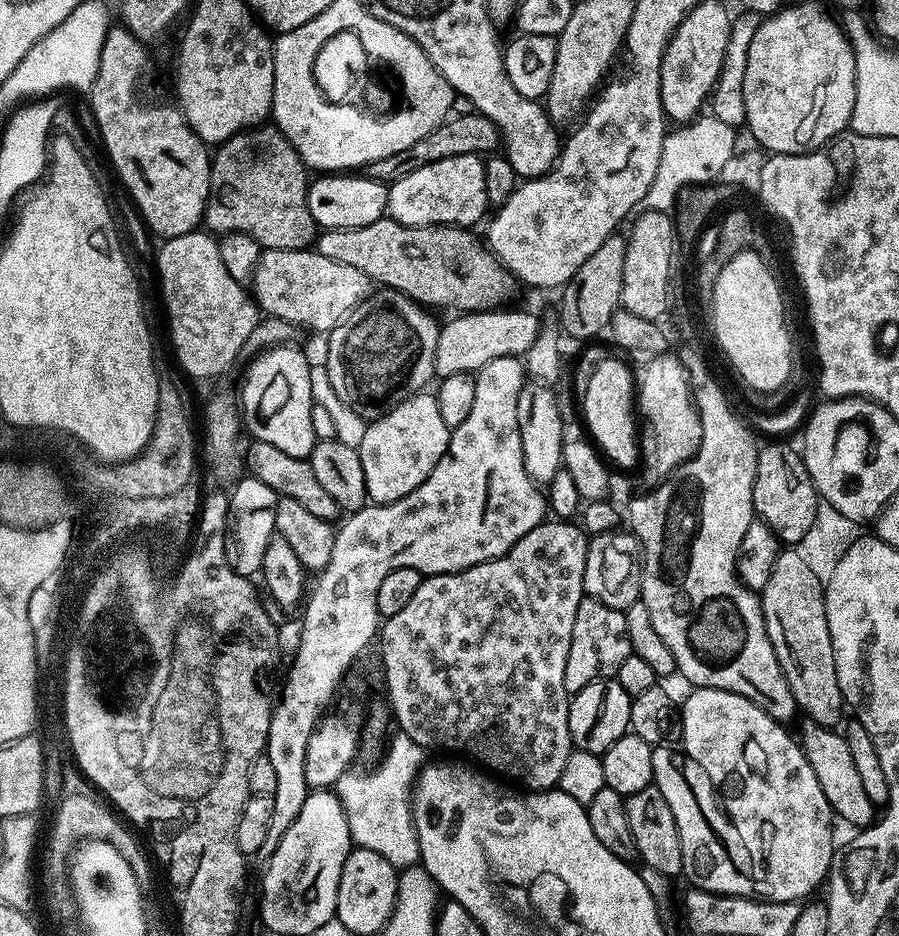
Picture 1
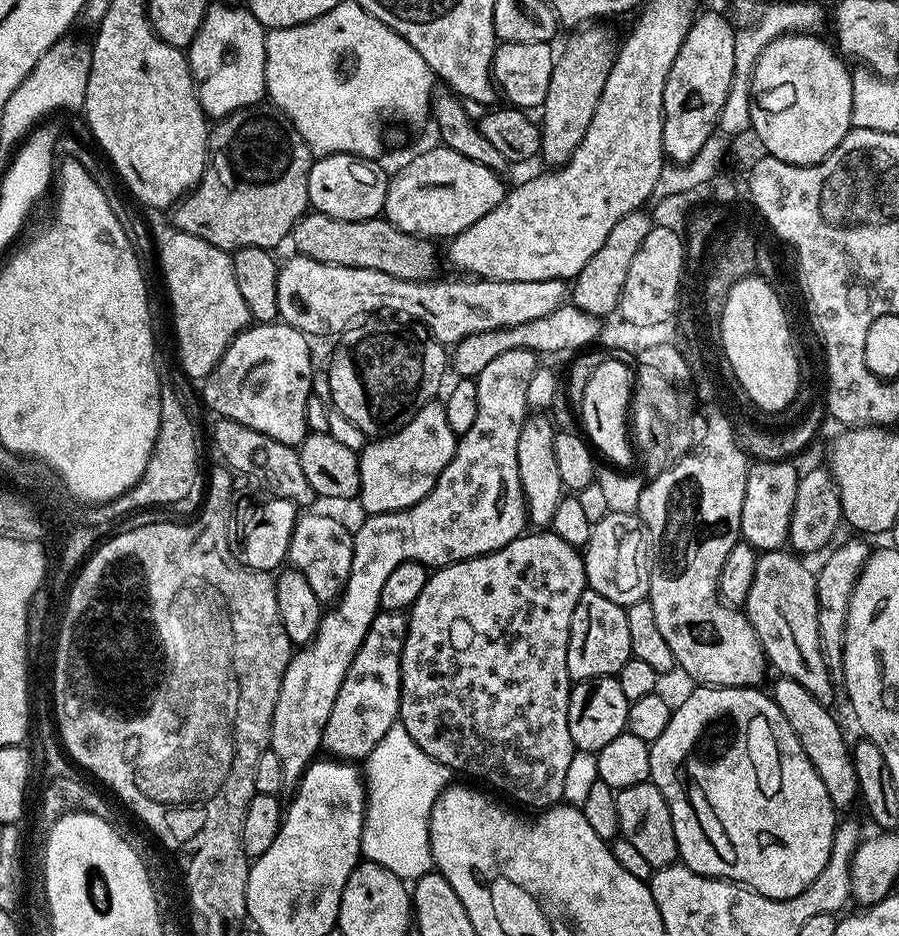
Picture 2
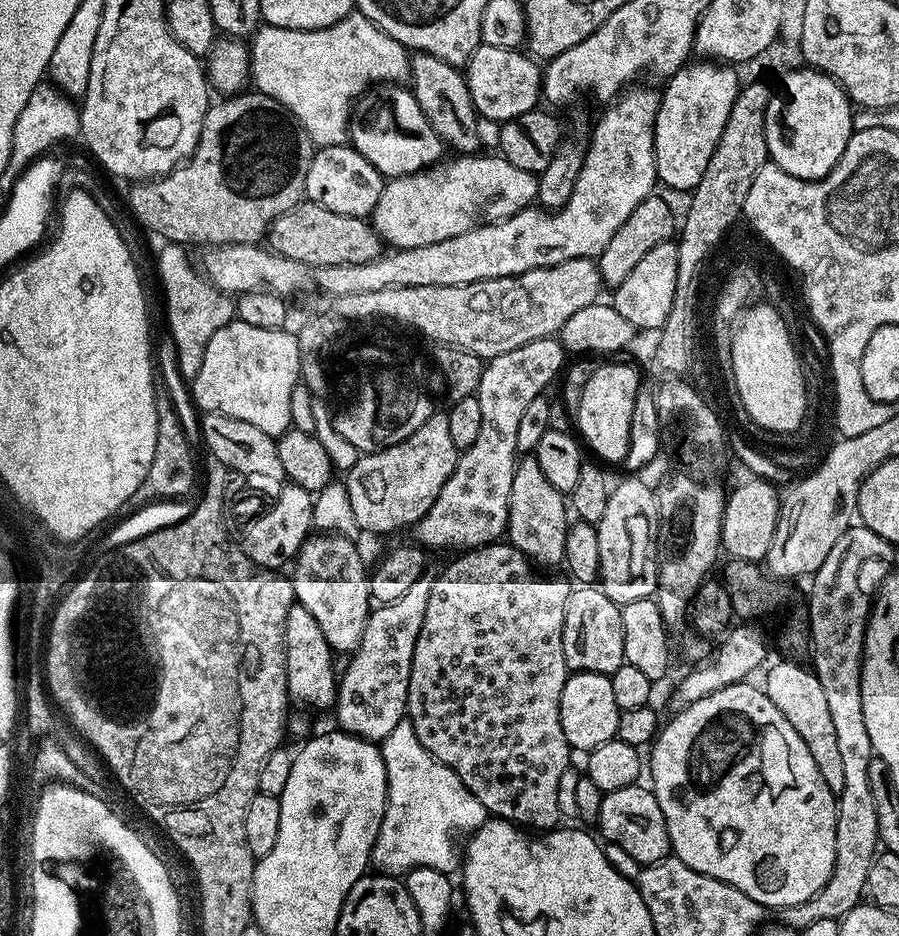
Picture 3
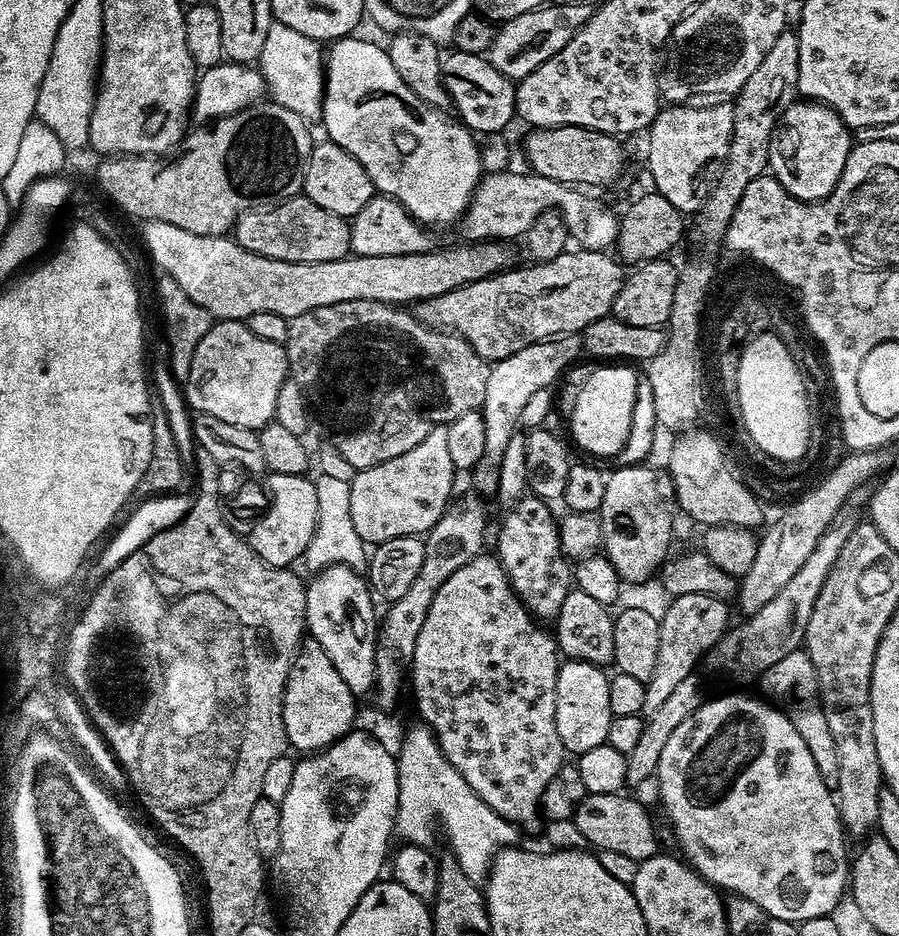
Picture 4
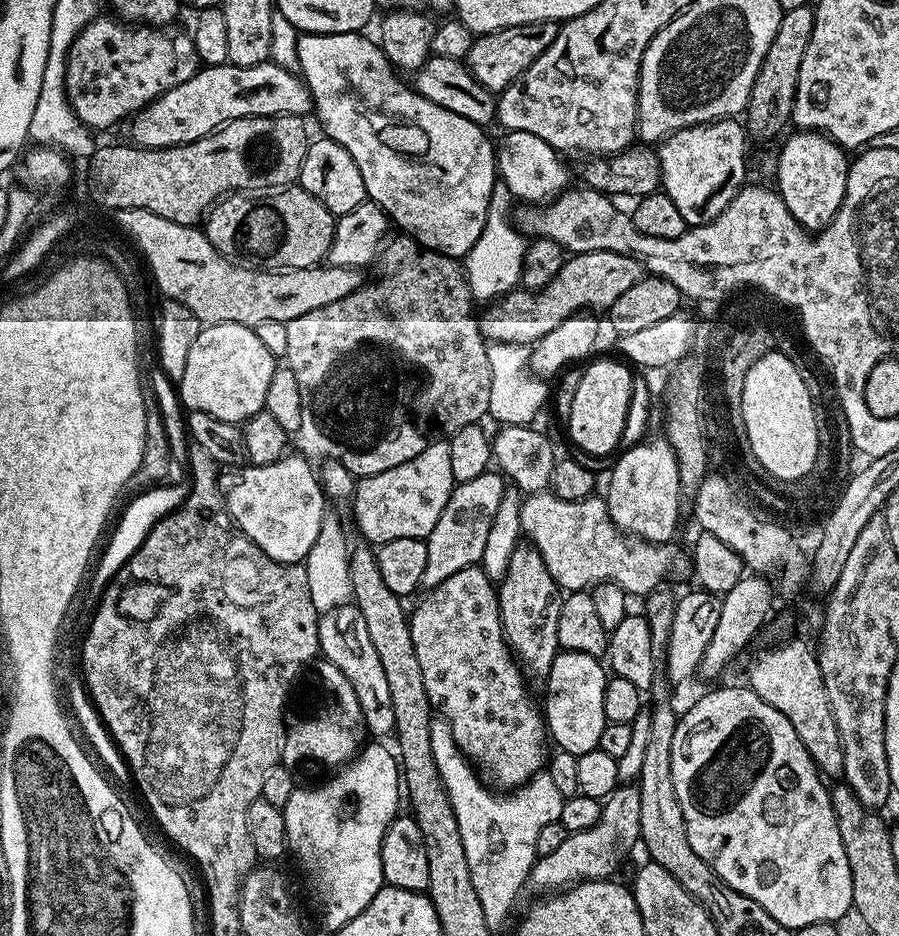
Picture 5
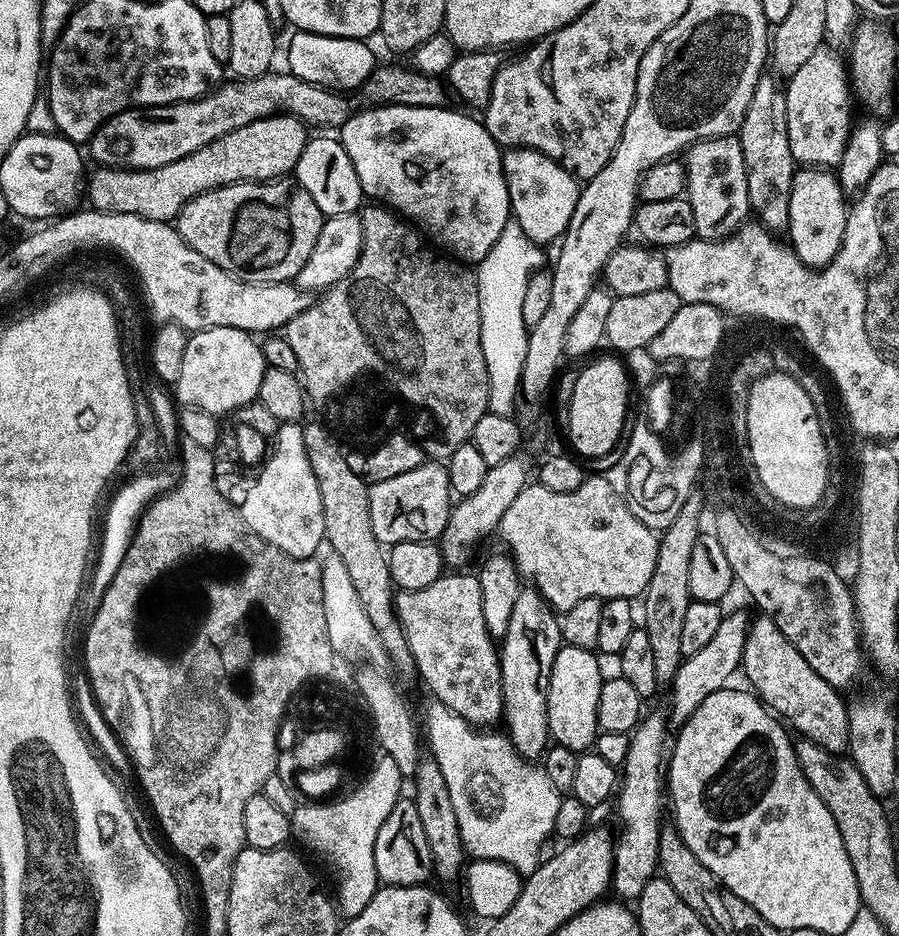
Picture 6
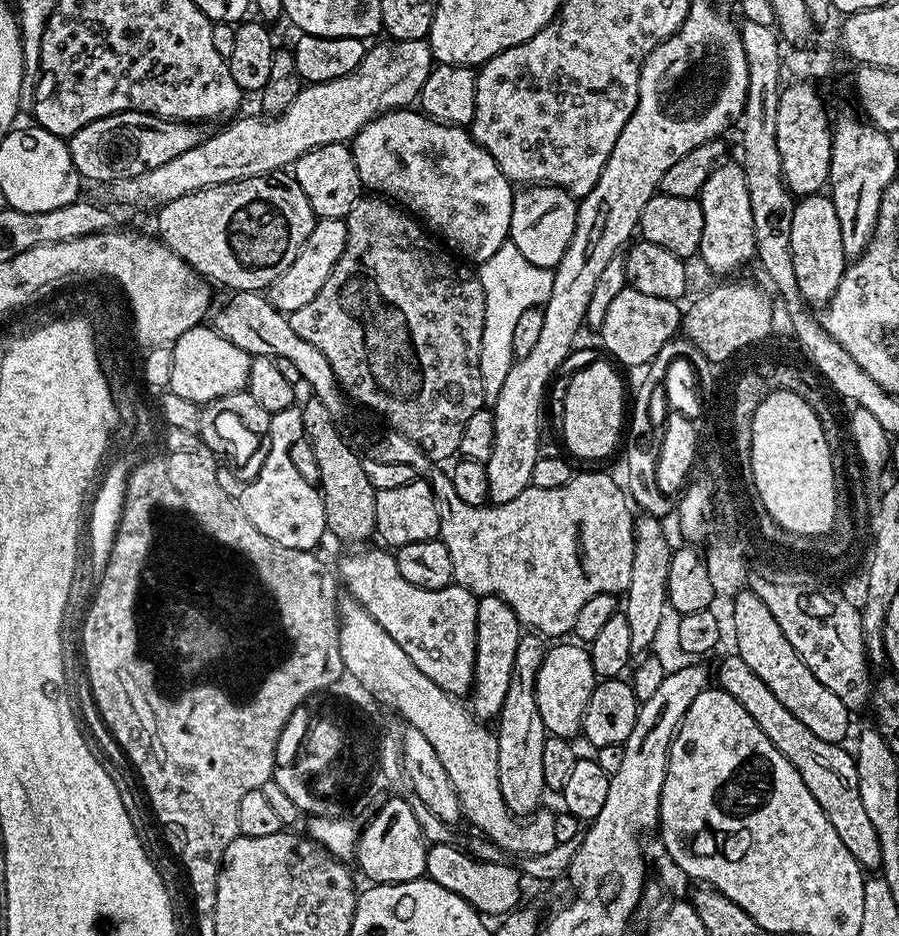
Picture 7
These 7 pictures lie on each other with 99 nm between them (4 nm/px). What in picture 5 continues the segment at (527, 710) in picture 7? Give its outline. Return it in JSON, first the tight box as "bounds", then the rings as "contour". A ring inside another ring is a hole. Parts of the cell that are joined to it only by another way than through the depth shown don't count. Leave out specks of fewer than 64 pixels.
{"bounds":[498,542,562,681],"contour":[[[521,542],[514,554],[510,554],[510,566],[506,566],[504,579],[499,581],[498,595],[504,639],[523,671],[531,679],[533,676],[543,681],[550,674],[556,653],[561,651],[558,642],[558,614],[562,610],[562,589],[554,582],[550,570],[546,570],[542,554],[538,554],[531,543]]]}

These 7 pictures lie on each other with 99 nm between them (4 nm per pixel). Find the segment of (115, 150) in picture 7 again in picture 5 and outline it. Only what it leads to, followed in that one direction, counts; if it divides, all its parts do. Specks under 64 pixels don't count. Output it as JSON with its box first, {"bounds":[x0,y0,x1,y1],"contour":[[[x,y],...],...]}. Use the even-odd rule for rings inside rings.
{"bounds":[127,62,314,148],"contour":[[[271,62],[258,66],[238,66],[237,64],[219,64],[218,66],[201,67],[182,86],[174,86],[166,90],[157,100],[152,100],[131,117],[127,125],[132,135],[131,143],[138,148],[173,148],[190,142],[198,142],[206,134],[216,131],[224,124],[234,122],[238,118],[254,118],[255,116],[298,116],[307,117],[314,105],[308,85],[291,69],[283,68]]]}

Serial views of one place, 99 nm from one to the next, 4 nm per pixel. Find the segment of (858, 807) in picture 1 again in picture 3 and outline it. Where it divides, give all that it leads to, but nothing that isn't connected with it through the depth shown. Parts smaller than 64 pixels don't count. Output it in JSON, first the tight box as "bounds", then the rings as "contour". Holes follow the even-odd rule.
{"bounds":[762,659,843,793],"contour":[[[795,659],[780,660],[764,676],[762,687],[765,694],[782,710],[782,718],[794,726],[794,731],[802,742],[806,742],[806,750],[814,757],[814,766],[818,766],[818,774],[822,774],[822,782],[830,786],[830,790],[839,793],[843,785],[842,757],[838,751],[838,737],[834,730],[834,721],[830,718],[830,710],[826,703],[826,693],[822,690],[822,682],[818,682],[816,673],[811,667],[804,668]]]}

